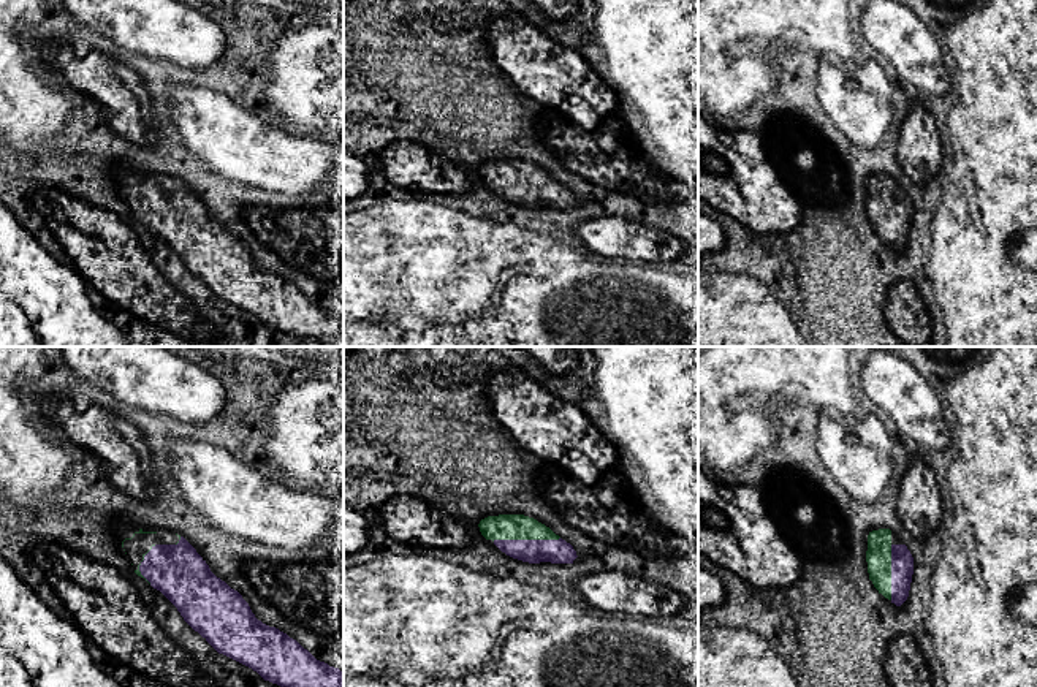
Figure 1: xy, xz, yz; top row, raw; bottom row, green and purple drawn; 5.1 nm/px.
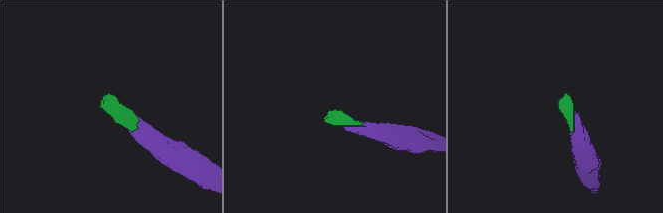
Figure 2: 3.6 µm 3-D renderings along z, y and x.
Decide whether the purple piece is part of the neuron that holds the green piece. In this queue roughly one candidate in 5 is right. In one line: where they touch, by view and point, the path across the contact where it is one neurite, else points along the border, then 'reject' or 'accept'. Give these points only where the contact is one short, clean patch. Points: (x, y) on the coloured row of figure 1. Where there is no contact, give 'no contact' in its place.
meets green in xz at (526, 538); accept

